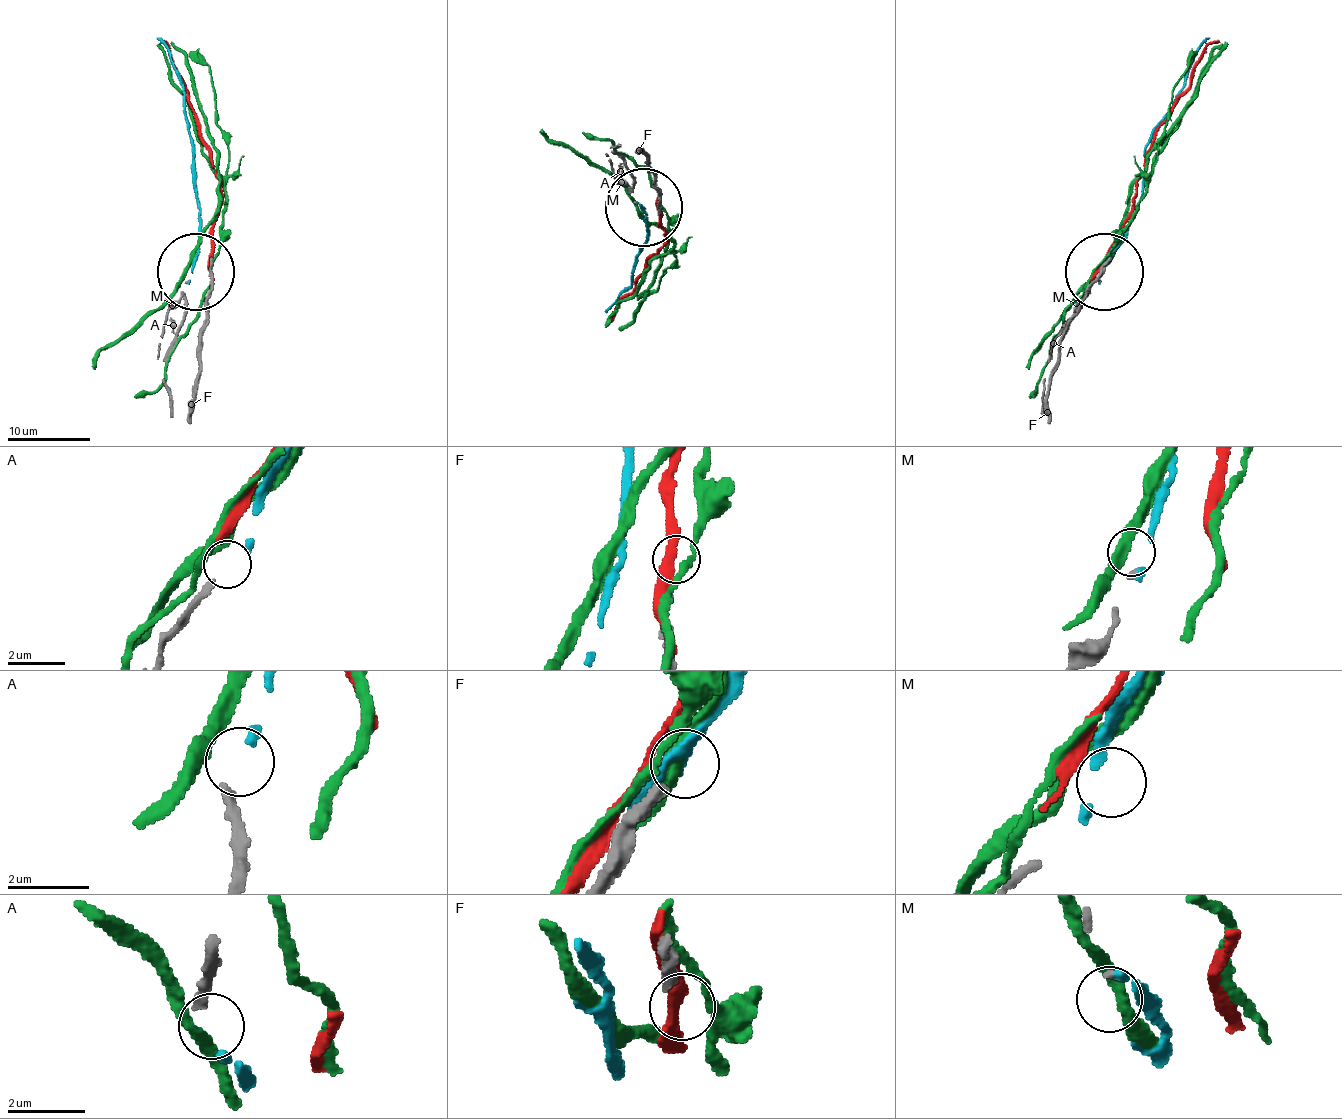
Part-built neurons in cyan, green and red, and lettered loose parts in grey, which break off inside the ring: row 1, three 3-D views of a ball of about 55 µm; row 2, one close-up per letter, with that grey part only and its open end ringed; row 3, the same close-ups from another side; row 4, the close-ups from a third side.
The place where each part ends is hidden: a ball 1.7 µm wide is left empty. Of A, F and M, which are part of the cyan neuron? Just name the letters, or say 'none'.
A

